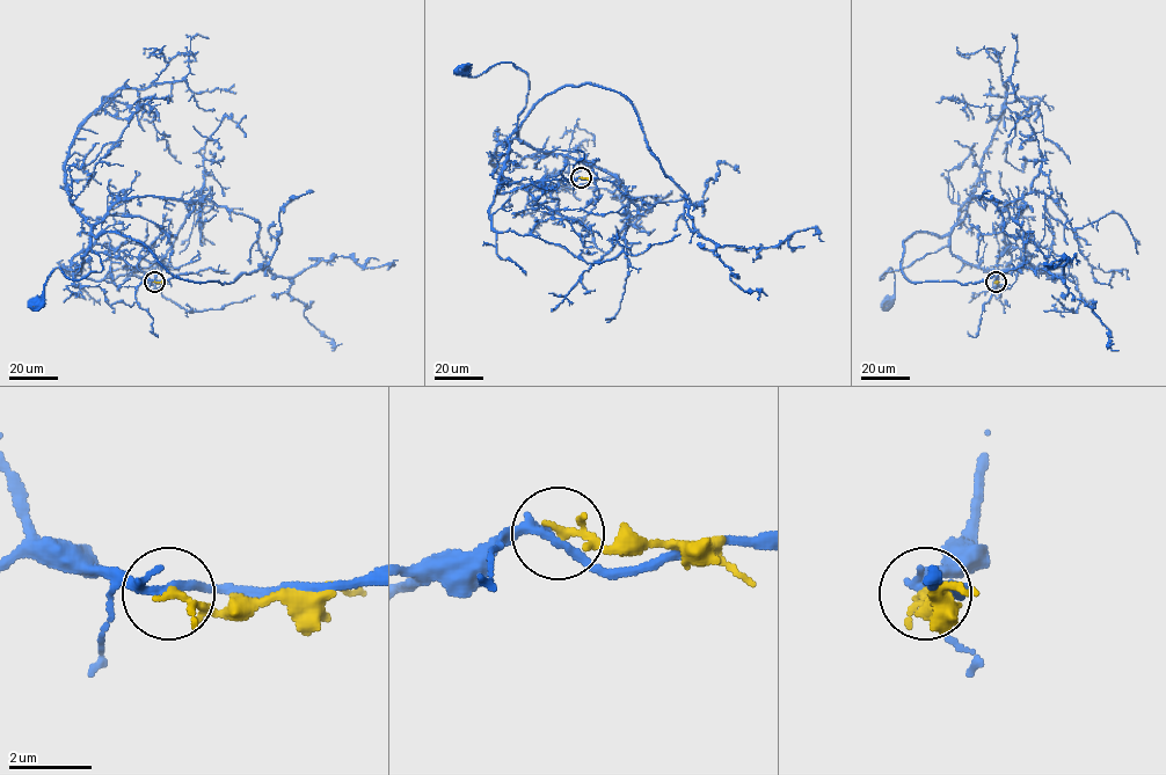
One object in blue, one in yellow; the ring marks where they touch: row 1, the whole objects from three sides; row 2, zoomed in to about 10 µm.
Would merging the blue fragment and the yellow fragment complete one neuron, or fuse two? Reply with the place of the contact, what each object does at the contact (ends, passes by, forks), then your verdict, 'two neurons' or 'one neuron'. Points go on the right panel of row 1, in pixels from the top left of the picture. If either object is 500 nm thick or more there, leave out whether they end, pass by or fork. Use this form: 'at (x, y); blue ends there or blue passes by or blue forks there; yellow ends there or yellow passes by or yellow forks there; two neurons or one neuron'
at (996, 282); blue passes by; yellow ends there; two neurons

